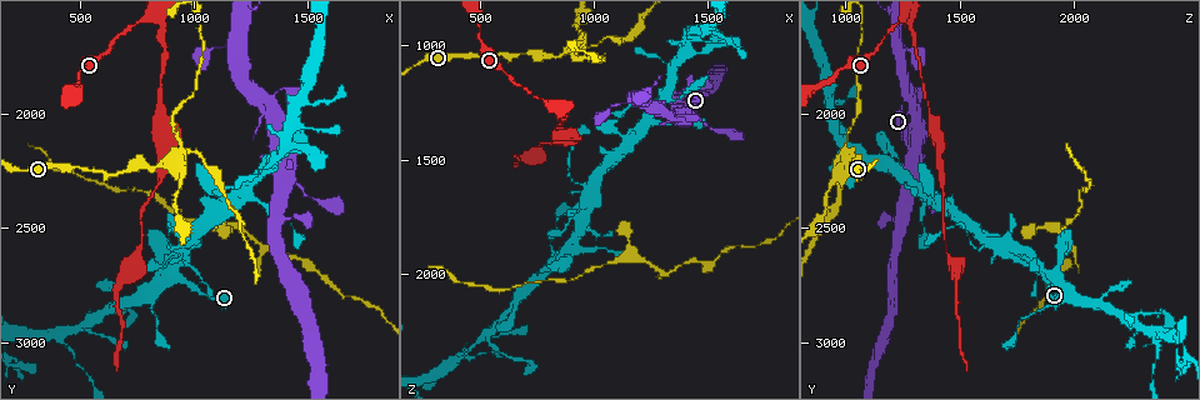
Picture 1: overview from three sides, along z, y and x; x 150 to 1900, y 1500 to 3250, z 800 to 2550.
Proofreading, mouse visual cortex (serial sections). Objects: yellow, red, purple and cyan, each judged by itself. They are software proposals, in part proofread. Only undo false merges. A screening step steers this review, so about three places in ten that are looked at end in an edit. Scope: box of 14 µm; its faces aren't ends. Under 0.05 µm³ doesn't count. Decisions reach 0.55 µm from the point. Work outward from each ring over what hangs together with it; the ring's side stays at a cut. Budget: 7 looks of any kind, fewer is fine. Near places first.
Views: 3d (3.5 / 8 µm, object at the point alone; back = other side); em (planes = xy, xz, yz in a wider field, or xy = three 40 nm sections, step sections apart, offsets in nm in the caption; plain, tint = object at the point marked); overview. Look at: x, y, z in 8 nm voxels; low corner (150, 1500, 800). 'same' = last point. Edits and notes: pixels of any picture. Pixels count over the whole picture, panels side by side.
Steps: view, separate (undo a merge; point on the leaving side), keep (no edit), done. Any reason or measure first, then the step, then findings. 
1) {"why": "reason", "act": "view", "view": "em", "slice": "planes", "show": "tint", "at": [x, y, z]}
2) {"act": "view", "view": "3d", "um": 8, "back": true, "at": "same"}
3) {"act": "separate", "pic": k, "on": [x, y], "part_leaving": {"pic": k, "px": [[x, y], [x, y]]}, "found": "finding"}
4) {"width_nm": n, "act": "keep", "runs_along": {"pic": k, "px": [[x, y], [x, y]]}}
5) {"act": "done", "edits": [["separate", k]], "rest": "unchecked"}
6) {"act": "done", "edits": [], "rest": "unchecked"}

{"why": "branch point", "act": "view", "view": "3d", "um": 3.5, "at": [930, 2720, 1890]}

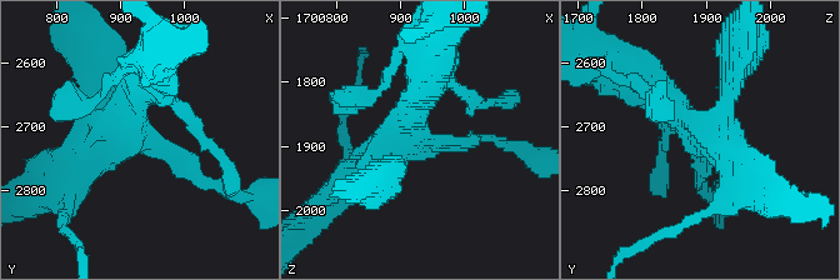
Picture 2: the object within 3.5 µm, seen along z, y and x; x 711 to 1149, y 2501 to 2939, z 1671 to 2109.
{"arms": 3, "arm_widths_nm": [150, 350, 400], "why": "now the EM", "act": "view", "view": "em", "slice": "xy", "step": 5, "show": "tint", "at": [930, 2720, 1885]}

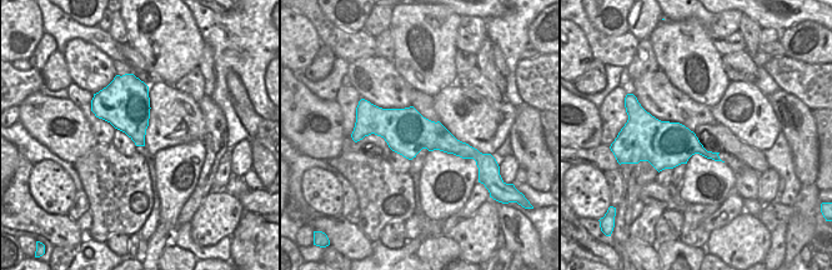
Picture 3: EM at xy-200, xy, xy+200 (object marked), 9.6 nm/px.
{"act": "keep", "runs_along": {"pic": 2, "px": [[210, 186], [130, 129], [141, 79]]}, "found": "all the same cell"}

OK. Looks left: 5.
{"act": "view", "view": "3d", "um": 3.5, "at": [980, 2560, 1620]}

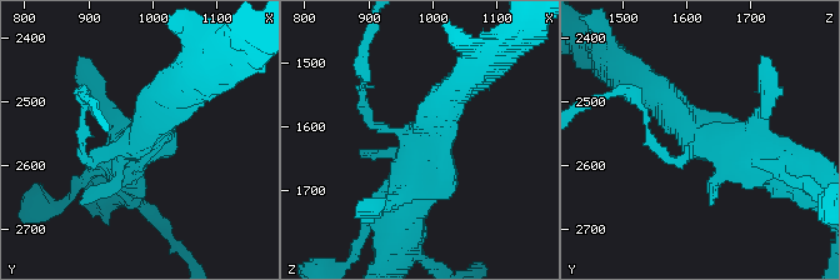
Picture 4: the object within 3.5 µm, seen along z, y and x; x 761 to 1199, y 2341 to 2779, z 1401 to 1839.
{"arms": 3, "arm_widths_nm": [150, 400, 500], "act": "view", "view": "em", "slice": "xy", "step": 3, "show": "tint", "at": [980, 2560, 1625]}

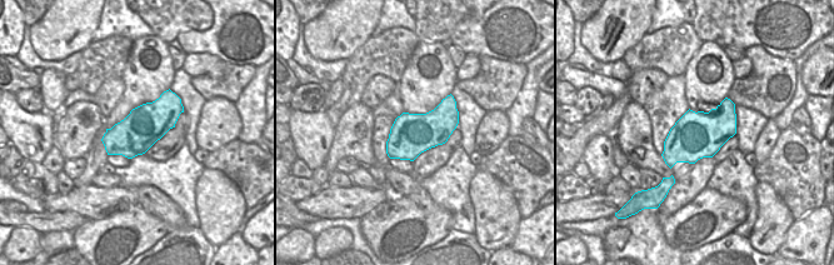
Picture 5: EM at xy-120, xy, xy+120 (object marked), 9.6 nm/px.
{"why": "another direction", "act": "view", "view": "em", "slice": "xy", "step": 1, "show": "tint", "at": "same"}

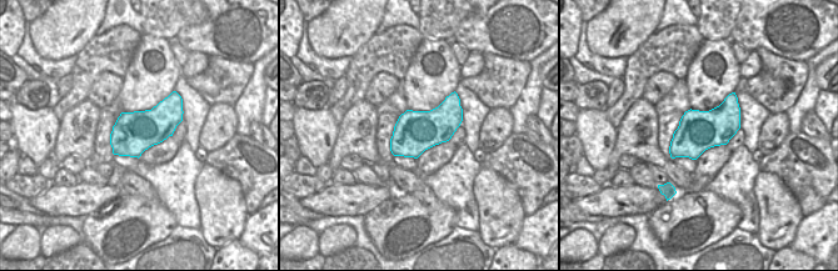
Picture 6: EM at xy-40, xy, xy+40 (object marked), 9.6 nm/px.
{"act": "keep", "runs_along": {"pic": 4, "px": [[775, 158], [695, 139], [646, 89]]}, "found": "one cell here"}

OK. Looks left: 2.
{"why": "sudden change in width", "act": "view", "view": "3d", "um": 3.5, "back": true, "at": [860, 1650, 1300]}

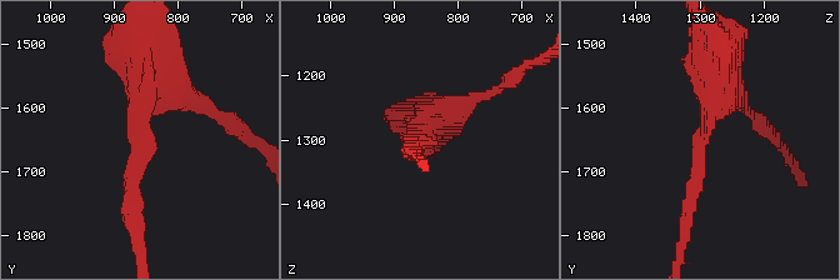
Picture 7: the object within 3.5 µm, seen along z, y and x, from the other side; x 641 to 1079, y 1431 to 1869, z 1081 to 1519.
{"act": "view", "view": "em", "slice": "xy", "step": 3, "show": "tint", "at": [860, 1660, 1295]}

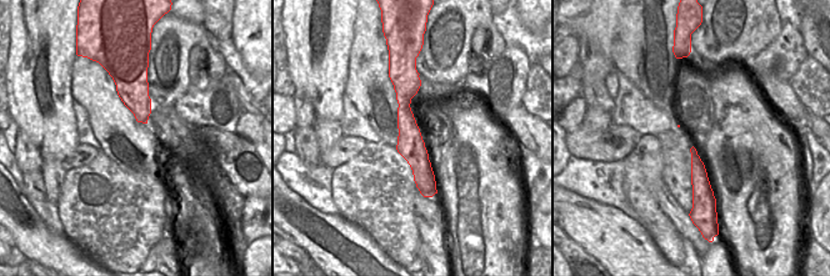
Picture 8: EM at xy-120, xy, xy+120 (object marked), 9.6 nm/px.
{"arm_widths_nm": [200, 350], "act": "keep", "runs_along": {"pic": 8, "px": [[405, 84], [404, 114], [425, 190]]}, "found": "all the same cell"}

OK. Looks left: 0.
{"act": "done", "edits": [], "rest": "unchecked"}

